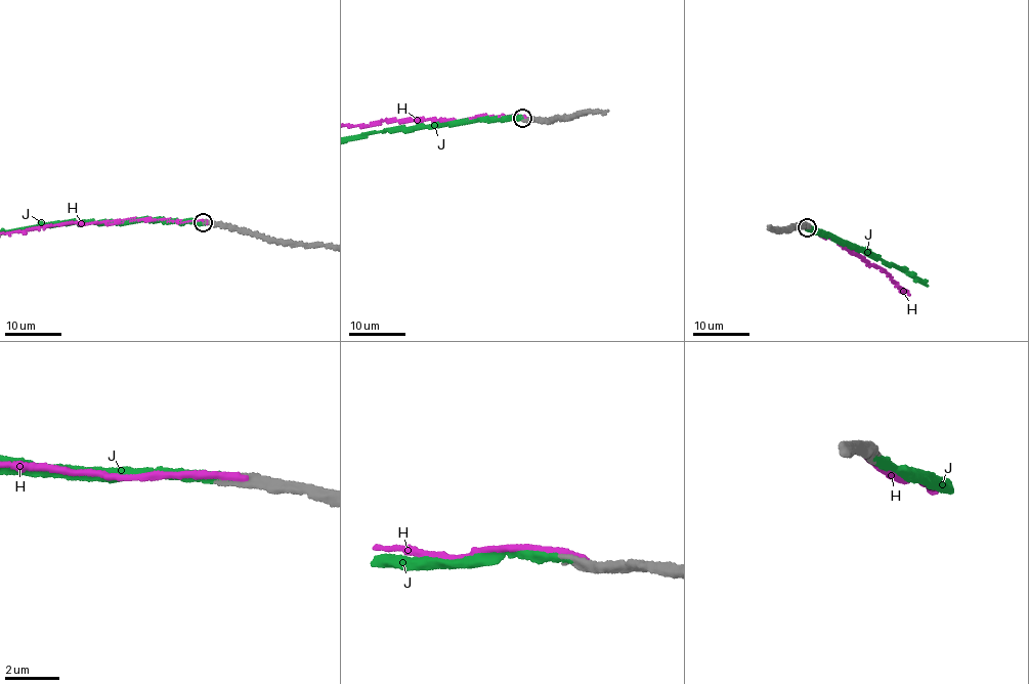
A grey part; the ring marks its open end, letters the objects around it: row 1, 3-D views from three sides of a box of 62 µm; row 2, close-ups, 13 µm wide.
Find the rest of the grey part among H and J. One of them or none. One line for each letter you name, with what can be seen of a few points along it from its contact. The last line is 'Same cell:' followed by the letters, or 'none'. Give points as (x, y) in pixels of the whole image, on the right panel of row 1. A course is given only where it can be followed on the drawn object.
Same cell: J

